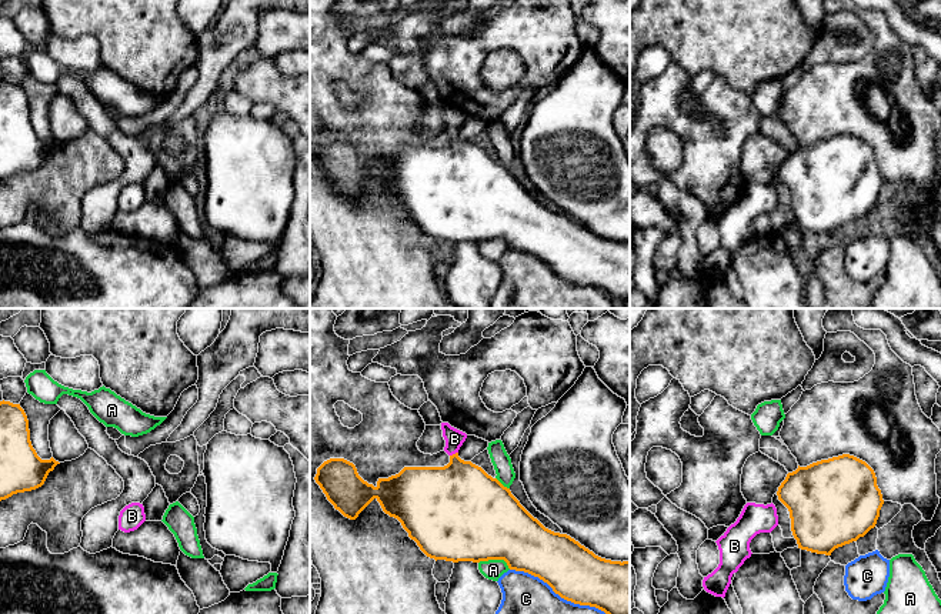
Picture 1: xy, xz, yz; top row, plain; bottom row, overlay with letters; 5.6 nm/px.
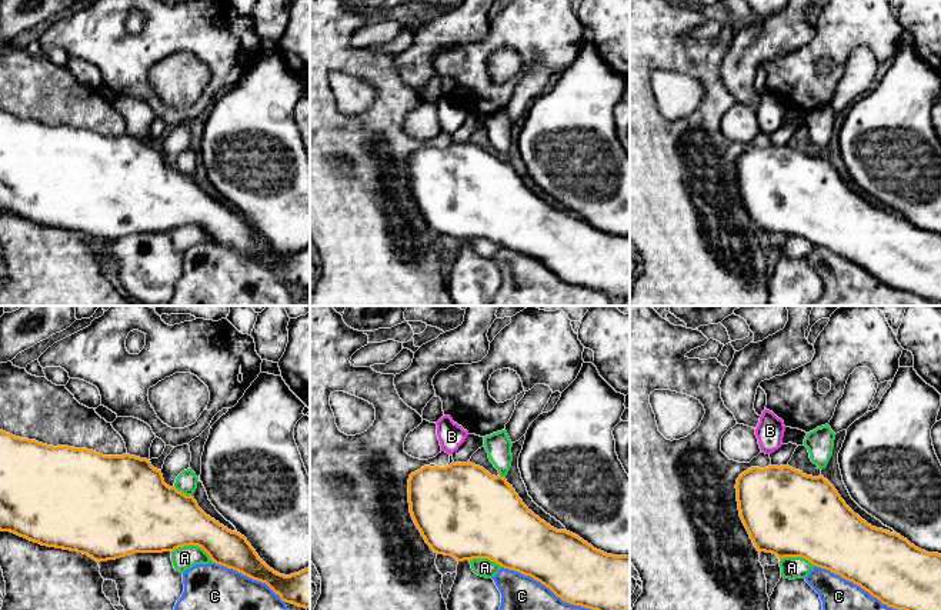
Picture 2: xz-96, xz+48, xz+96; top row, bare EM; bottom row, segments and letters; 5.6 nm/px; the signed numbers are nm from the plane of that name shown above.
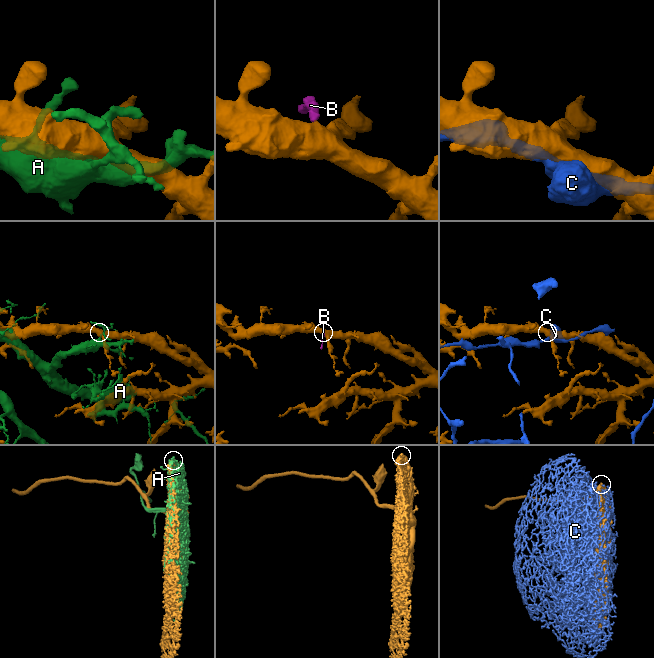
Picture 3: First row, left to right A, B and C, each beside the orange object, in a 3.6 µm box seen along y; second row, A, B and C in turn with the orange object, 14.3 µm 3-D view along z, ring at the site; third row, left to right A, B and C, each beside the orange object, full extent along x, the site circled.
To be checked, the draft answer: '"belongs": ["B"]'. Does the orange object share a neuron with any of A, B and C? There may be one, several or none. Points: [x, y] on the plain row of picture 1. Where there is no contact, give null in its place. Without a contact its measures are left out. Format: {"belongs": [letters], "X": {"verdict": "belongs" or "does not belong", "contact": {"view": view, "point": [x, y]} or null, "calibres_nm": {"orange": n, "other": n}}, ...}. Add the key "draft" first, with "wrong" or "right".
{"draft": "right", "belongs": ["B"], "A": {"verdict": "does not belong", "contact": {"view": "xz", "point": [496, 239]}, "calibres_nm": {"orange": 480, "other": 110}}, "B": {"verdict": "belongs", "contact": {"view": "xz", "point": [453, 134]}, "calibres_nm": {"orange": 400, "other": 110}}, "C": {"verdict": "does not belong", "contact": {"view": "xz", "point": [561, 277]}, "calibres_nm": {"orange": 300, "other": 460}}}

